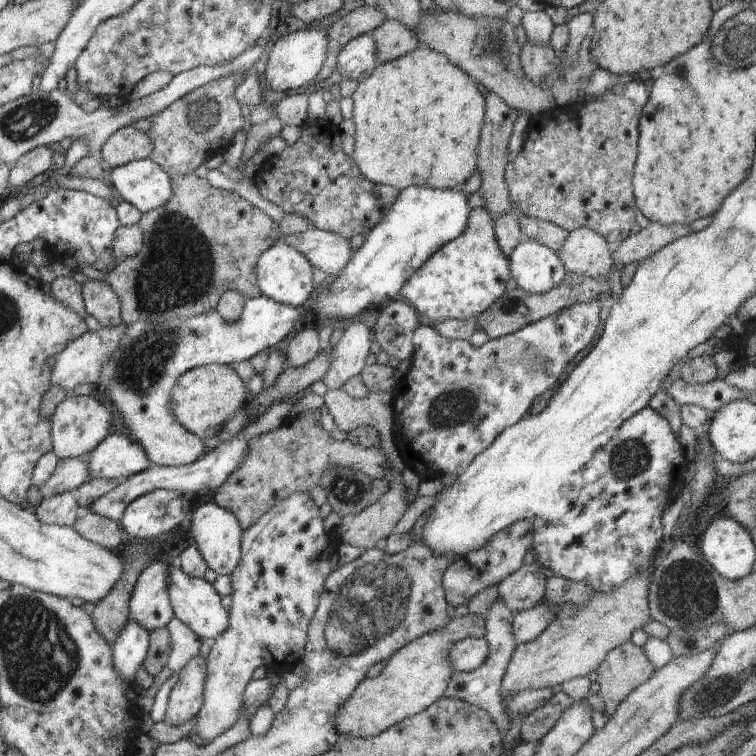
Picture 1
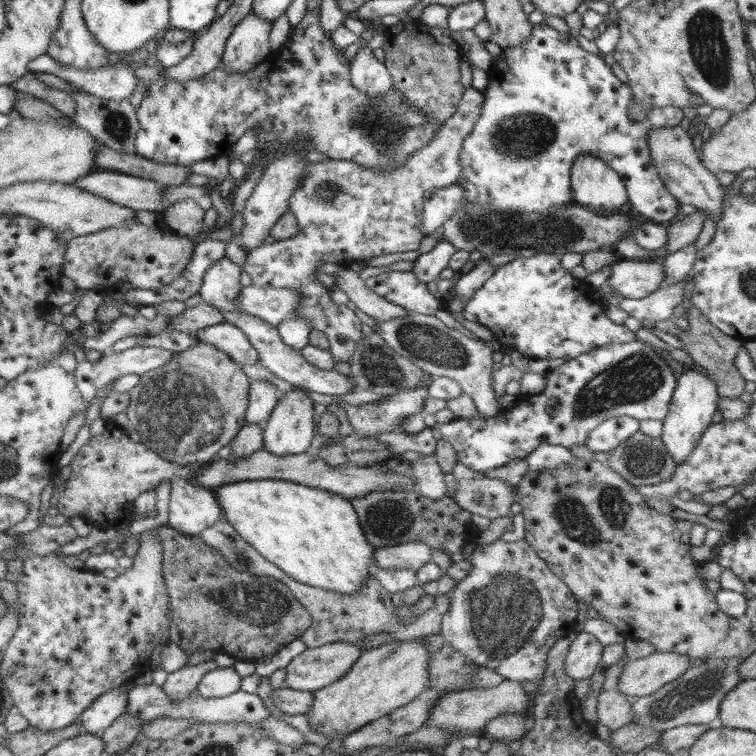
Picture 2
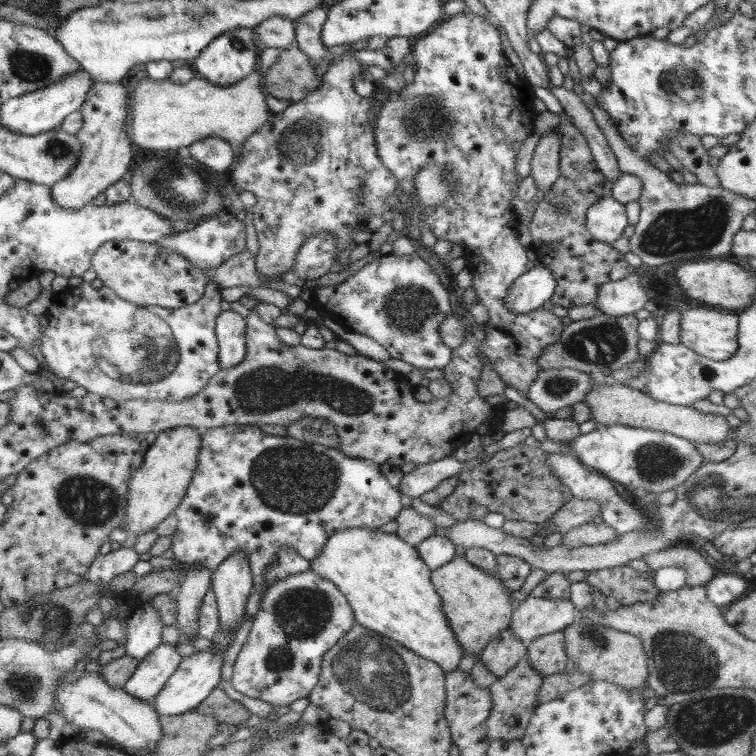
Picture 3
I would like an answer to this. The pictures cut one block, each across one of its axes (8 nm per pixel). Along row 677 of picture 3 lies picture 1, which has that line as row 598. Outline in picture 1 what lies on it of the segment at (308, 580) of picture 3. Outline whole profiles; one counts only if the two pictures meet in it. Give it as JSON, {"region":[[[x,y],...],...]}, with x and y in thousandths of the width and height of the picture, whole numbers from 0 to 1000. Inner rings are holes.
{"region":[[[390,651],[377,661],[369,661],[358,675],[353,675],[335,696],[321,704],[319,712],[319,743],[306,759],[306,804],[303,804],[303,831],[282,847],[279,862],[274,865],[274,897],[271,897],[271,923],[269,934],[261,944],[258,976],[247,976],[258,981],[258,987],[274,987],[287,974],[300,968],[316,952],[316,937],[321,931],[321,910],[332,902],[332,892],[337,884],[348,881],[364,892],[374,892],[390,878],[398,876],[401,862],[409,849],[409,823],[422,802],[422,788],[427,783],[427,770],[443,751],[443,733],[451,722],[451,712],[446,698],[438,704],[430,701],[430,688],[422,683],[422,672],[414,667],[409,653]]]}

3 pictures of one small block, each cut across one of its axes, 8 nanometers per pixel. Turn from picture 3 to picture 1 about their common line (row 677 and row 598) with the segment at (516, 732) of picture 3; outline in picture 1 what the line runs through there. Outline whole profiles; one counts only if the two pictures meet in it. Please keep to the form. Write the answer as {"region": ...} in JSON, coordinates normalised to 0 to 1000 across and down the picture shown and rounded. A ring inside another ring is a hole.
{"region":[[[710,743],[702,749],[689,749],[676,762],[665,765],[657,775],[660,791],[681,812],[689,807],[702,807],[721,788],[721,751]]]}

